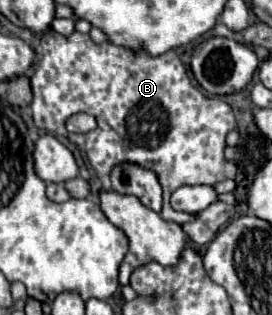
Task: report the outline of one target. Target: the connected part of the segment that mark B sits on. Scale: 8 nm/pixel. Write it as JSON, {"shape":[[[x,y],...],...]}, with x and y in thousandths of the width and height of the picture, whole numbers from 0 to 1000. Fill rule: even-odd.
{"shape":[[[199,92],[169,98],[154,117],[154,175],[125,200],[125,232],[110,244],[118,263],[118,371],[132,403],[169,410],[184,422],[243,429],[265,454],[279,454],[324,498],[338,537],[360,562],[404,556],[412,530],[449,511],[493,511],[537,537],[581,549],[596,600],[603,600],[603,657],[596,689],[640,708],[713,702],[721,683],[662,676],[625,657],[625,619],[669,587],[794,587],[824,568],[860,568],[875,537],[853,505],[824,498],[831,429],[868,403],[868,378],[853,340],[801,314],[750,302],[735,283],[706,270],[691,206],[647,175],[647,162],[618,162],[603,175],[559,181],[537,156],[485,162],[412,130],[346,137],[331,111],[272,98],[265,111],[221,111]],[[272,359],[331,359],[353,371],[360,403],[331,422],[279,429],[243,416],[243,378]]]}

